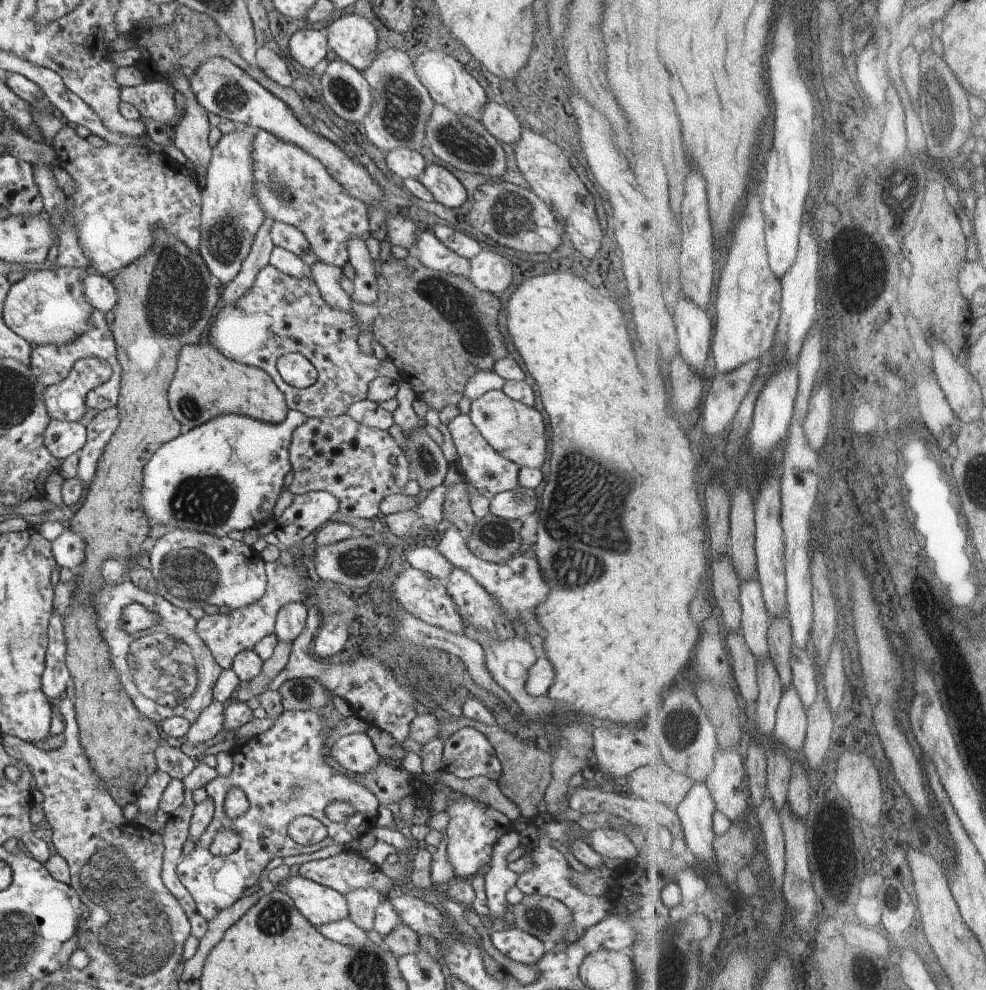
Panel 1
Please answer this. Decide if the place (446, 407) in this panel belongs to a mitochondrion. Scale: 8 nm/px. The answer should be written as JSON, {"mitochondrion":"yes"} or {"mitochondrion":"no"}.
{"mitochondrion":"no"}

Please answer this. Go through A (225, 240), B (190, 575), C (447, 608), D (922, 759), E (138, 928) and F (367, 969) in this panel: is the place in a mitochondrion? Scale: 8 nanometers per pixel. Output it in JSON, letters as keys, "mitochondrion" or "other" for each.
{"A":"mitochondrion","B":"mitochondrion","C":"other","D":"other","E":"mitochondrion","F":"mitochondrion"}

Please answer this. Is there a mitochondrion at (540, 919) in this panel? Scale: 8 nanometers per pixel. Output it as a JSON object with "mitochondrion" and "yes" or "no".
{"mitochondrion":"yes"}

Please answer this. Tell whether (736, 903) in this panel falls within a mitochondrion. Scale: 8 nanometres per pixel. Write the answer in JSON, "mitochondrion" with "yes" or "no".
{"mitochondrion":"no"}

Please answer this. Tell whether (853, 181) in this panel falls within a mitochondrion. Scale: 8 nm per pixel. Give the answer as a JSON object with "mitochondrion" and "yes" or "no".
{"mitochondrion":"no"}

